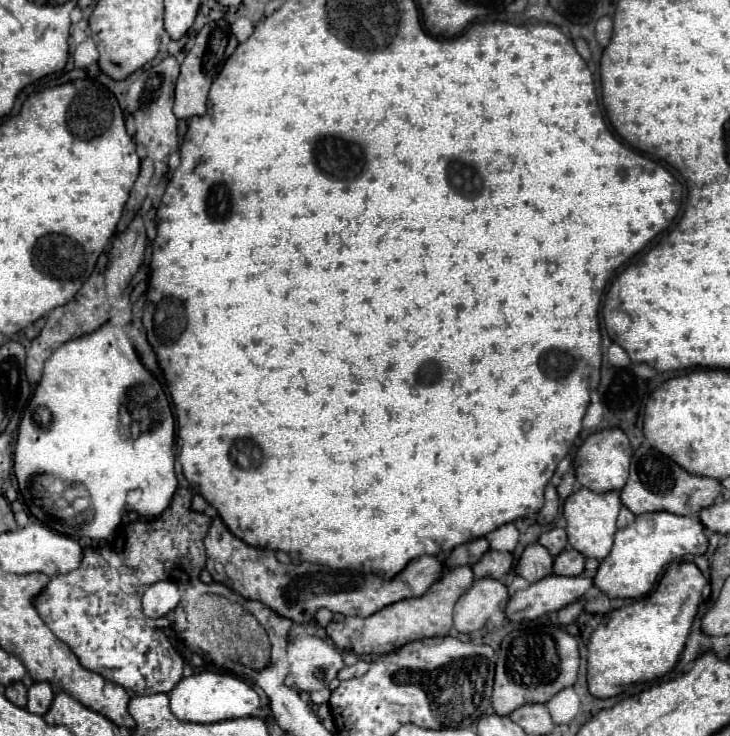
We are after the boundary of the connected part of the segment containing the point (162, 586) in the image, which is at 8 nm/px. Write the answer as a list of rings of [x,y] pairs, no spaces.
[[[163,579],[163,581],[147,585],[141,595],[141,601],[143,601],[145,615],[151,619],[157,619],[175,611],[177,603],[181,603],[181,591],[177,583]]]

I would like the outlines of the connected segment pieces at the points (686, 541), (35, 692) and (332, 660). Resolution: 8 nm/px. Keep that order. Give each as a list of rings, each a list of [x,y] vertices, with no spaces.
[[[667,511],[637,515],[631,525],[617,529],[611,553],[599,561],[599,567],[593,575],[593,587],[603,591],[609,599],[641,597],[653,587],[653,583],[669,561],[679,559],[685,553],[699,555],[705,553],[705,549],[707,535],[699,519],[685,515],[669,515]]]
[[[39,681],[29,687],[29,693],[27,693],[27,711],[29,713],[45,715],[51,701],[53,701],[53,691],[47,681]]]
[[[299,637],[289,645],[289,663],[301,691],[325,689],[345,667],[339,651],[319,637]]]

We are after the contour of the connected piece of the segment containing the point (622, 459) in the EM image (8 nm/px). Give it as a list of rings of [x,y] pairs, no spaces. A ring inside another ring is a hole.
[[[601,429],[597,433],[591,433],[581,443],[573,459],[573,471],[583,487],[595,493],[605,493],[605,491],[619,491],[625,485],[629,463],[631,463],[631,445],[627,435],[621,429]]]

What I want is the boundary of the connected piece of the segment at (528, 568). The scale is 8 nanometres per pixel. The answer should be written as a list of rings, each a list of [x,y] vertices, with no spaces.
[[[529,543],[517,559],[515,573],[525,577],[527,581],[537,581],[551,573],[551,563],[551,555],[545,547],[541,547],[539,543]]]

